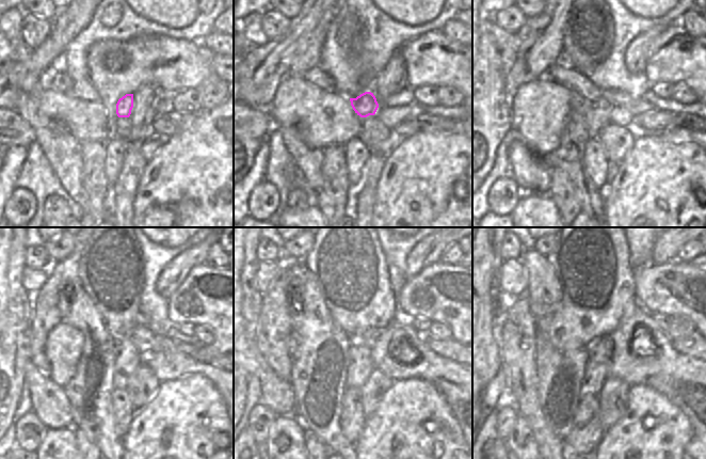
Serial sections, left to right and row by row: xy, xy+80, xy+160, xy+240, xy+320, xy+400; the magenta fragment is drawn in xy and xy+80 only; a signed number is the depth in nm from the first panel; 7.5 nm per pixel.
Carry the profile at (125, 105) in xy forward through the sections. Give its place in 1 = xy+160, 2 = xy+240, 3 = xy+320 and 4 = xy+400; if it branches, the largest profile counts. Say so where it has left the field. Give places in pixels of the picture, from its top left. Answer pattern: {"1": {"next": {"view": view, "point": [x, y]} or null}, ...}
{"1": {"next": {"view": "xy+160", "point": [598, 105]}}, "2": {"next": {"view": "xy+240", "point": [126, 355]}}, "3": {"next": {"view": "xy+320", "point": [360, 365]}}, "4": {"next": {"view": "xy+400", "point": [595, 376]}}}

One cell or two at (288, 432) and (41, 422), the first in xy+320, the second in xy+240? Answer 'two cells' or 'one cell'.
two cells

